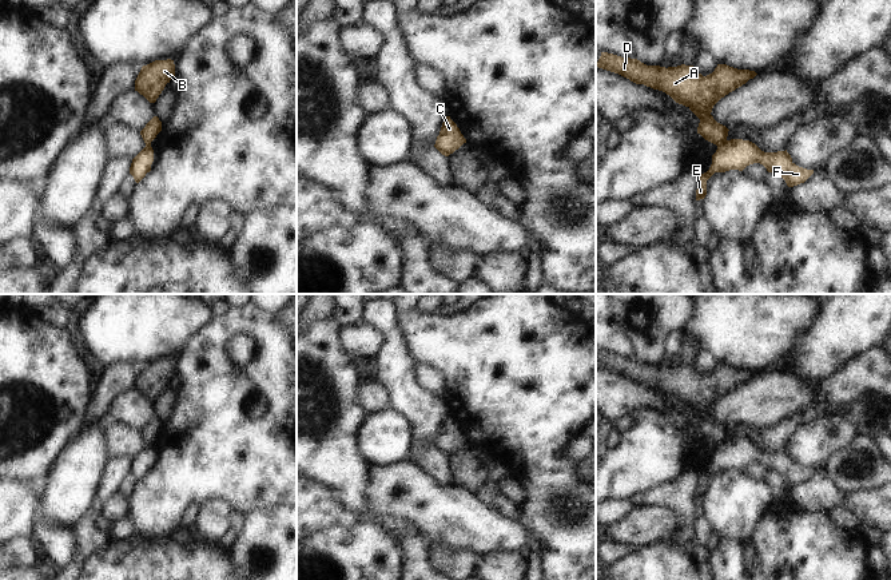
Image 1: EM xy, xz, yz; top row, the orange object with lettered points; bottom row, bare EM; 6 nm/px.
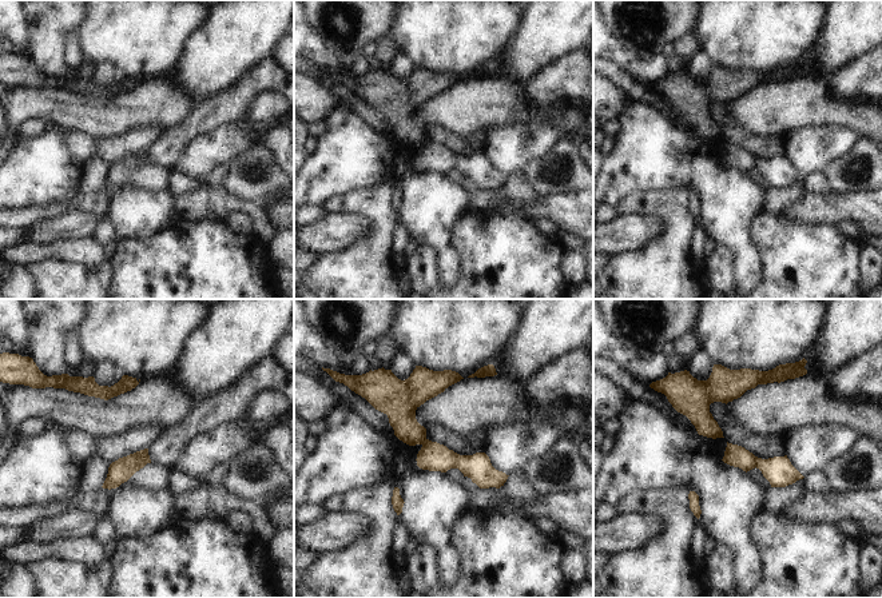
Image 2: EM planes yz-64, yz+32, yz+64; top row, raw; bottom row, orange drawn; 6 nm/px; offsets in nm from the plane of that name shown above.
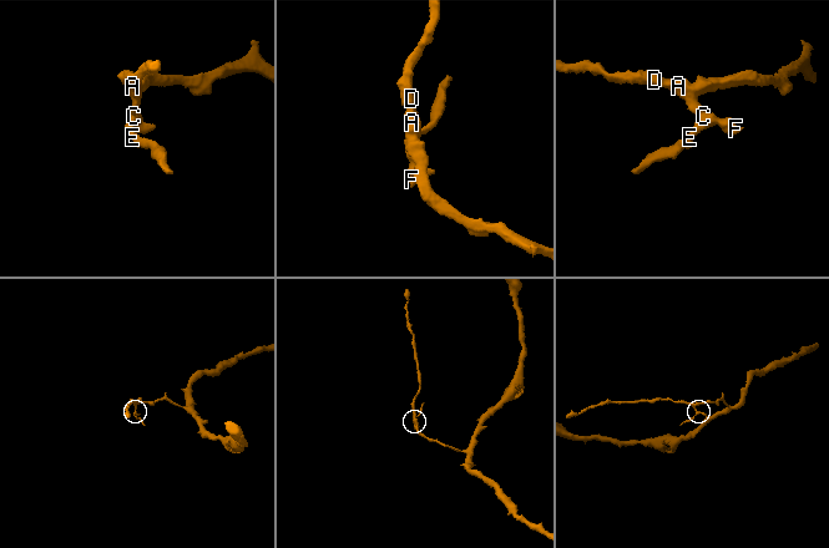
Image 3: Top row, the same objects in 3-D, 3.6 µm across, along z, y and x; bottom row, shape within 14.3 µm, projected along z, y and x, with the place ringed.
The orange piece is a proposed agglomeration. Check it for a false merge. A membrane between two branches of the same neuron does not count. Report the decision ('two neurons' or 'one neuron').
two neurons

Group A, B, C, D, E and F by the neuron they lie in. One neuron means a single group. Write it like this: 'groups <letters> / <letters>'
groups A B D / C E F

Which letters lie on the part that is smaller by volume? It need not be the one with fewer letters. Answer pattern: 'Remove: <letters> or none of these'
Remove: C, E, F

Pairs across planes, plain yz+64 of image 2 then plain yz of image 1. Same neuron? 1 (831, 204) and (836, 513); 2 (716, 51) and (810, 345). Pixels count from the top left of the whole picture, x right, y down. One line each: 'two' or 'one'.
1: two
2: two

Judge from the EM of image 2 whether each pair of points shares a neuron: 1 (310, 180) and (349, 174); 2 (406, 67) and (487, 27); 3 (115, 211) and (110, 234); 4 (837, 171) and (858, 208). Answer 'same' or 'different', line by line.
1: same
2: different
3: different
4: different

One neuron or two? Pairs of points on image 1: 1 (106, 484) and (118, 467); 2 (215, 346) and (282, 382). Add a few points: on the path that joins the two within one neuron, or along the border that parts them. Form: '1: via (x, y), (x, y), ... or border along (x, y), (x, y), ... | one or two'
1: via (110, 480), (115, 471) | one
2: via (227, 365), (239, 377), (263, 377) | one

